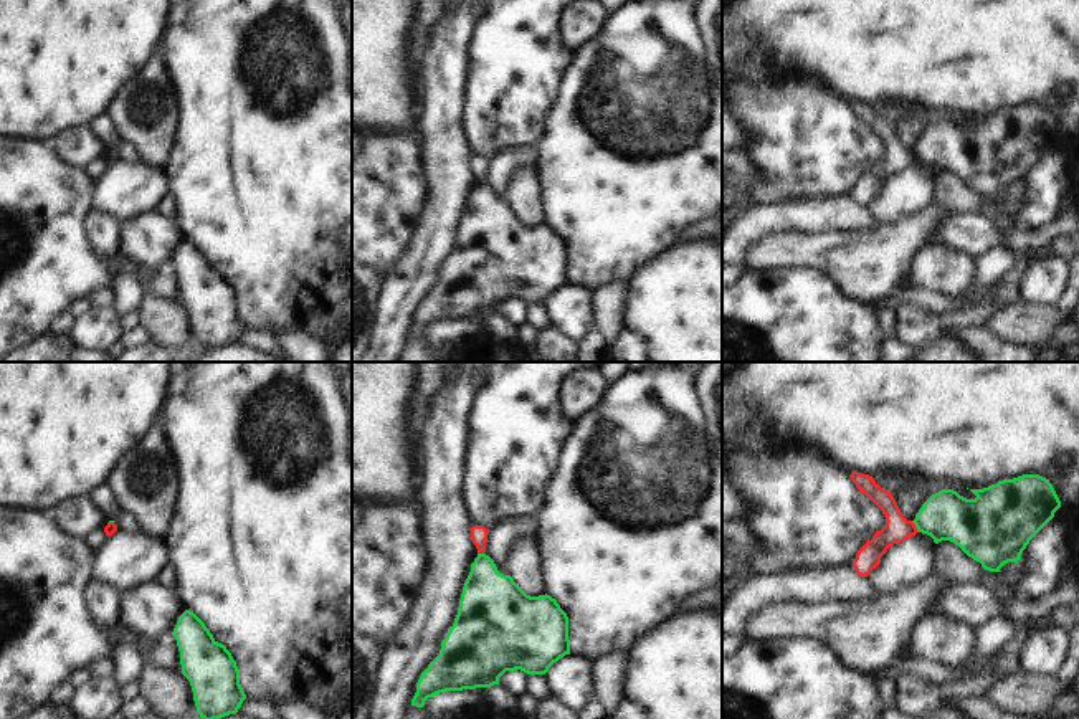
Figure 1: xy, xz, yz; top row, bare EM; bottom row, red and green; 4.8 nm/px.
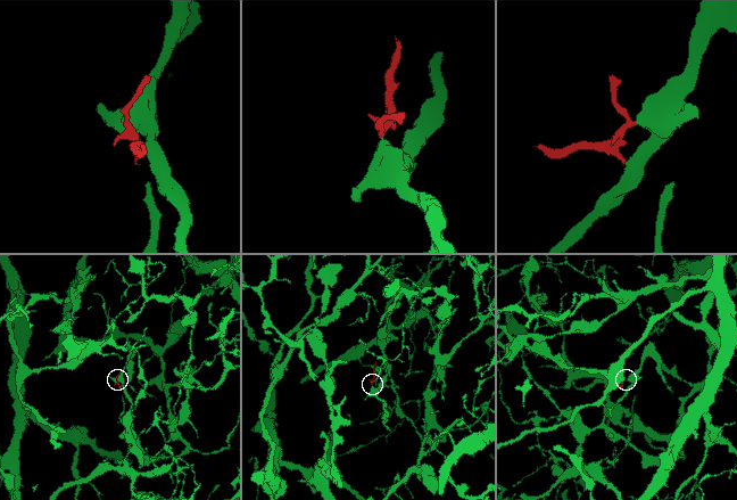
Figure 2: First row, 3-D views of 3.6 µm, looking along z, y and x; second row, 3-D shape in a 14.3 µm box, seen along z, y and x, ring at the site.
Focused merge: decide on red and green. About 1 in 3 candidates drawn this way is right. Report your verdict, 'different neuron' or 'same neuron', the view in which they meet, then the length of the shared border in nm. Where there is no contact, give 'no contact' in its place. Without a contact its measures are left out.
different neuron; meets red in yz; contact 70 nm long

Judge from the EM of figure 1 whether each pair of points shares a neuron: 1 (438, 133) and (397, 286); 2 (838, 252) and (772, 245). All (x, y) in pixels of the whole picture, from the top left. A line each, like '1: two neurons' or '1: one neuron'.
1: one neuron
2: one neuron

